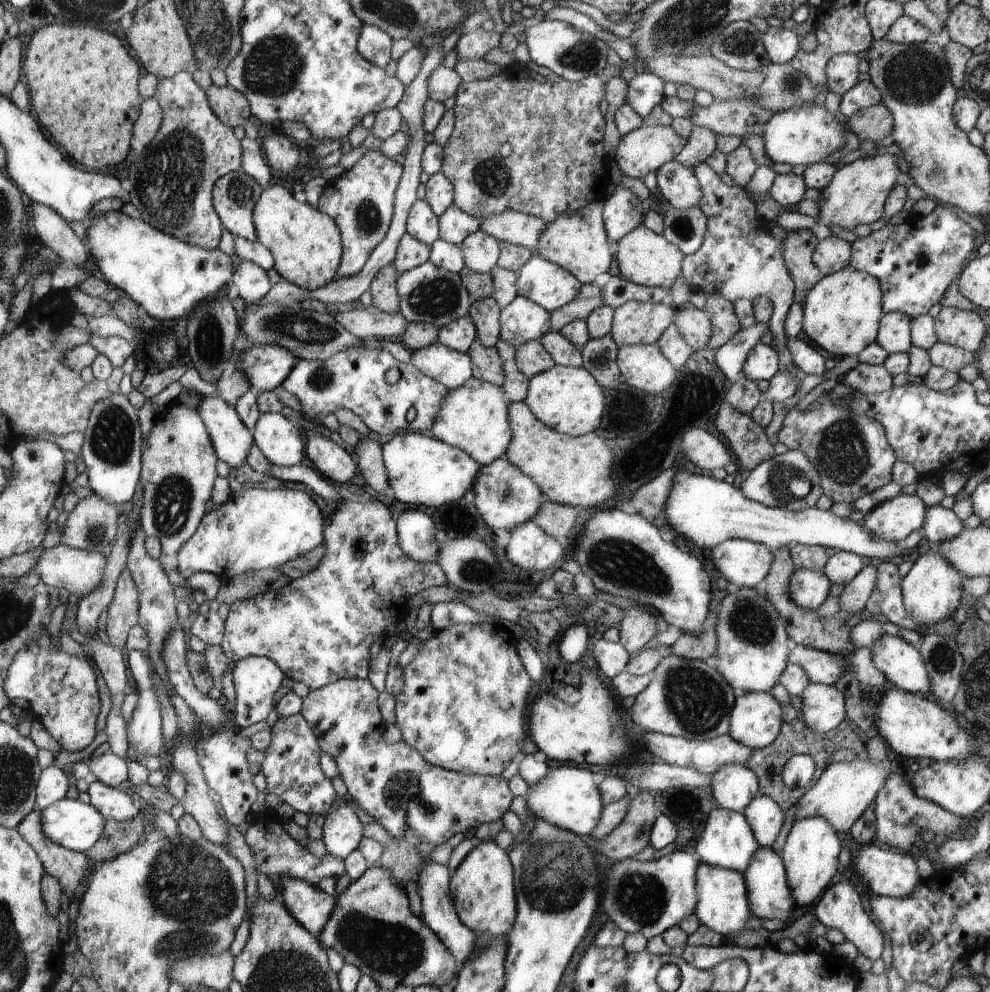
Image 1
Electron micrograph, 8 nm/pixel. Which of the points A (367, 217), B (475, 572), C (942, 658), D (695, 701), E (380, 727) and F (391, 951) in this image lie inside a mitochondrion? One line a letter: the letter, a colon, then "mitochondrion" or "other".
A: mitochondrion
B: mitochondrion
C: mitochondrion
D: mitochondrion
E: other
F: mitochondrion

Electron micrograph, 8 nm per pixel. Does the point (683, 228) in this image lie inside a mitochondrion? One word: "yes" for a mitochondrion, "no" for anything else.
yes

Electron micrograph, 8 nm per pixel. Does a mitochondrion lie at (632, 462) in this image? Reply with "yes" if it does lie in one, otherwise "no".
no

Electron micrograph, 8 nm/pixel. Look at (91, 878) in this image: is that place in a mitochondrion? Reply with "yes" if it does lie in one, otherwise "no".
no

